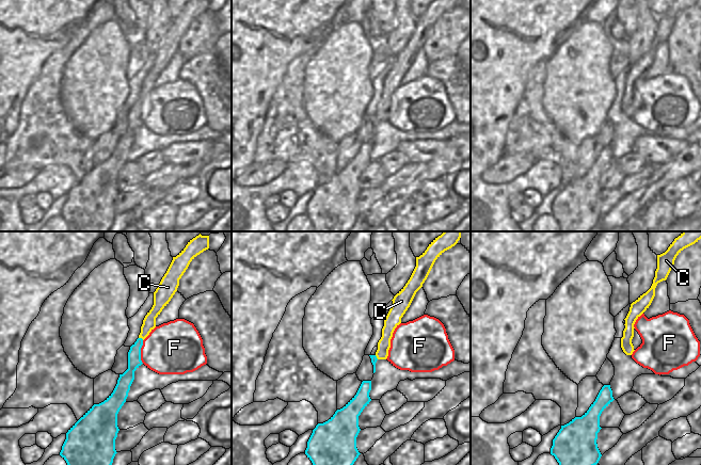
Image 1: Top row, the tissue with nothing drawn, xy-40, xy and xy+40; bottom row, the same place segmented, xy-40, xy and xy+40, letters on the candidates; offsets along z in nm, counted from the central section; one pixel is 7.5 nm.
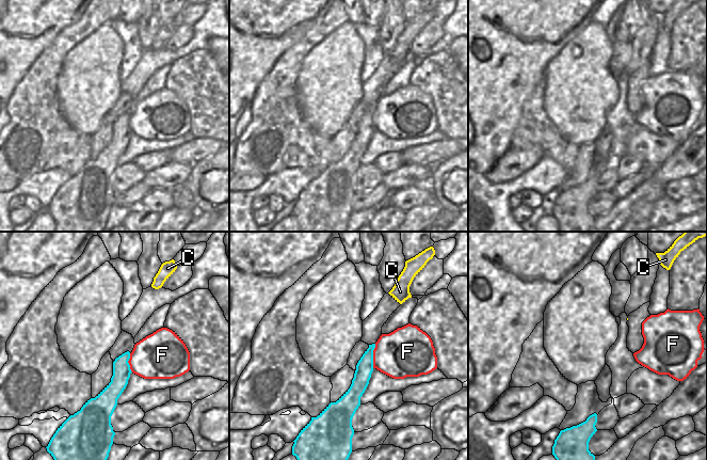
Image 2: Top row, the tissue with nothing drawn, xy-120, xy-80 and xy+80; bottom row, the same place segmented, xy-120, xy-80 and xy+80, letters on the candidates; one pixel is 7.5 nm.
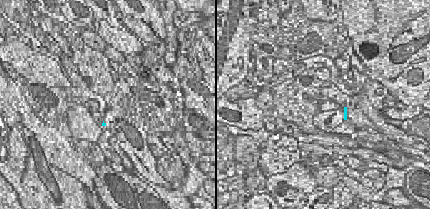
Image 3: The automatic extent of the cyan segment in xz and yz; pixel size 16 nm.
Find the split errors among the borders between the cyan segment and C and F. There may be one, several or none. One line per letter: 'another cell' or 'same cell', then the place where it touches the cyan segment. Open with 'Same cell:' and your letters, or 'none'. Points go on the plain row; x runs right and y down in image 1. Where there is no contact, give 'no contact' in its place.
Same cell: C
C: same cell; contact xy-40 (141, 99)
F: another cell; contact xy-40 (140, 113)

